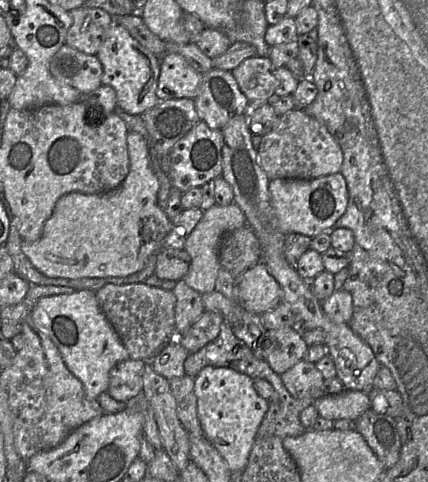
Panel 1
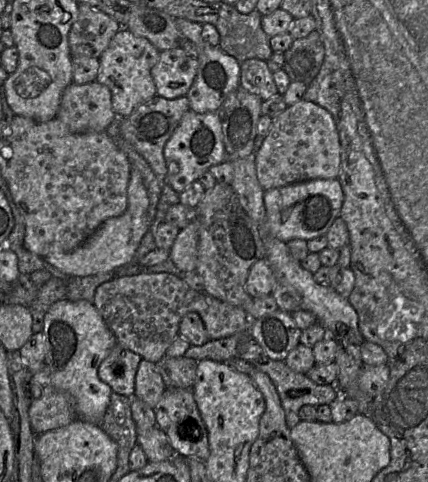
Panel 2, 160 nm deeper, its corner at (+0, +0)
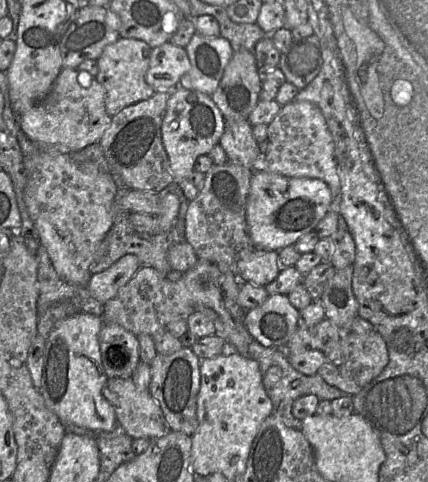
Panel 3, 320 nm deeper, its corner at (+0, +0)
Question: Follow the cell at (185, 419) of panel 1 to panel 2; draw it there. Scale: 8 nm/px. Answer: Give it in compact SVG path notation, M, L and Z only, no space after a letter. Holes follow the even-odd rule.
M164 355L156 365L166 388L193 389L194 394L198 365L196 360L185 356L168 357Z

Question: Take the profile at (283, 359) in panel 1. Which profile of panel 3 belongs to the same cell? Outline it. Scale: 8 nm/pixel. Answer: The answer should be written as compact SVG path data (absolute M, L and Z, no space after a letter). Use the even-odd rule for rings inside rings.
M268 295L260 306L247 310L244 316L244 325L251 337L265 347L285 348L286 344L298 329L299 310L288 300L287 295Z

